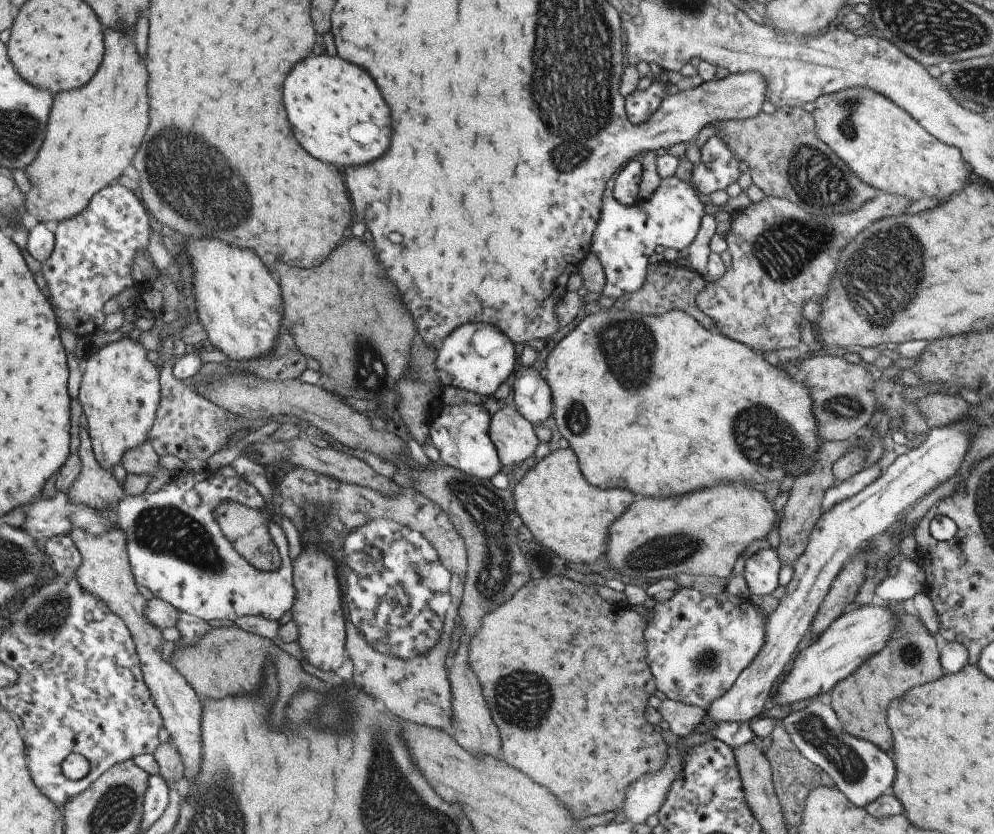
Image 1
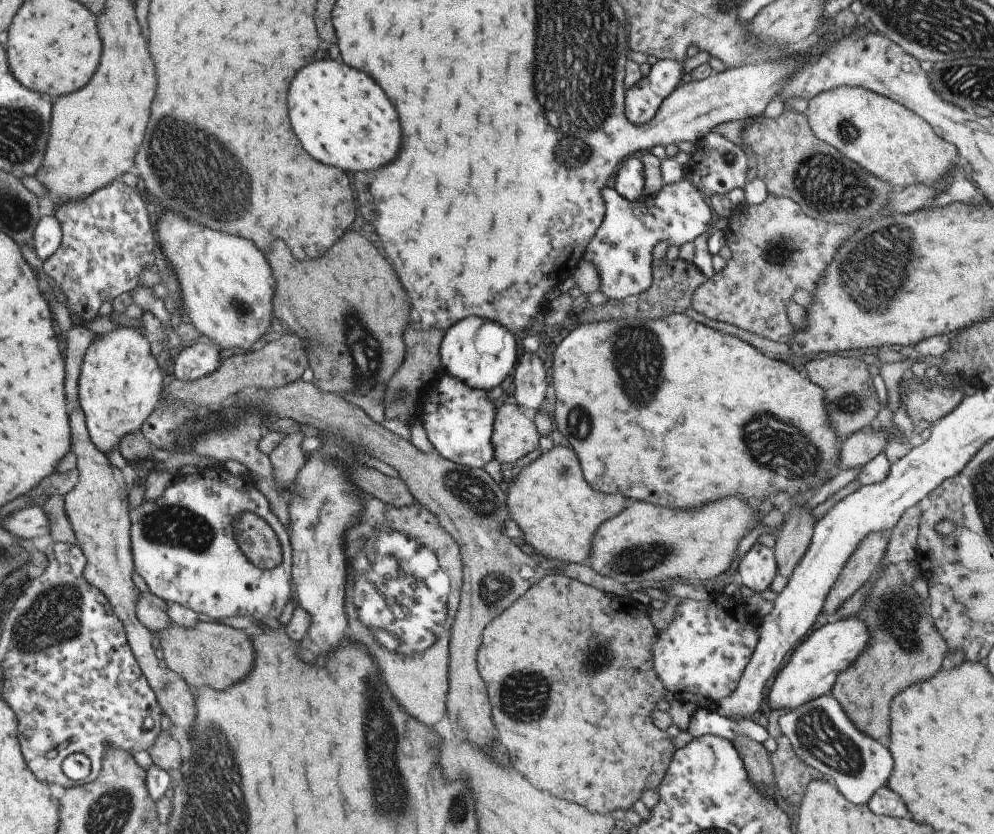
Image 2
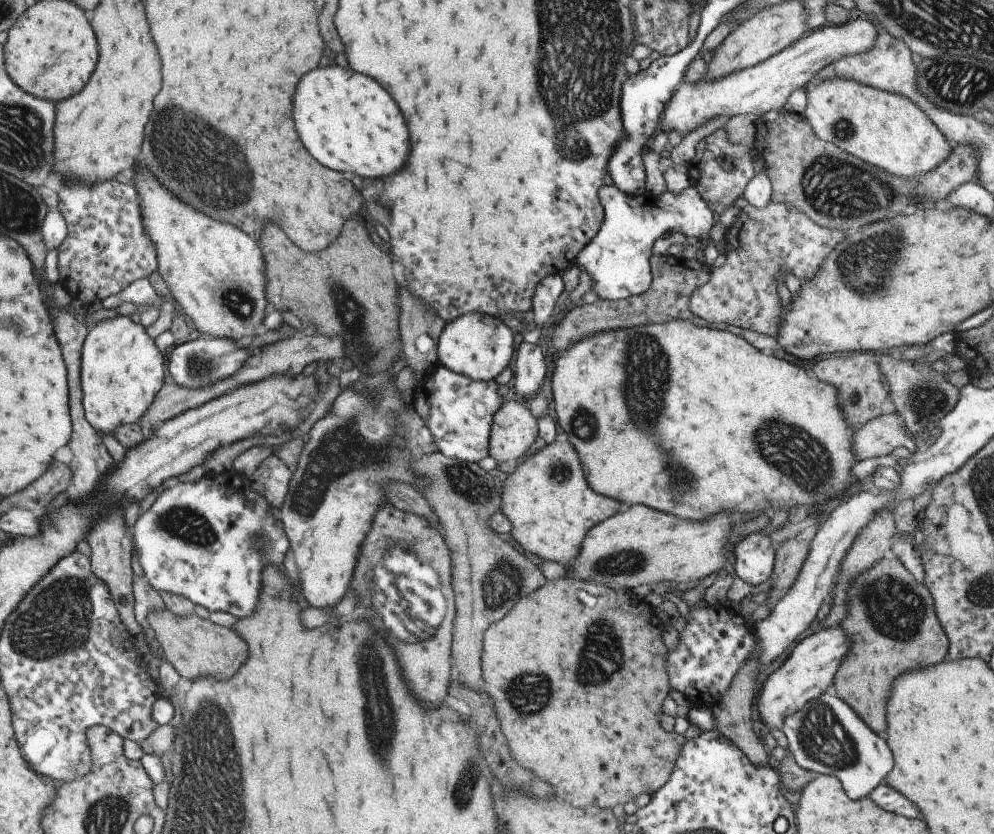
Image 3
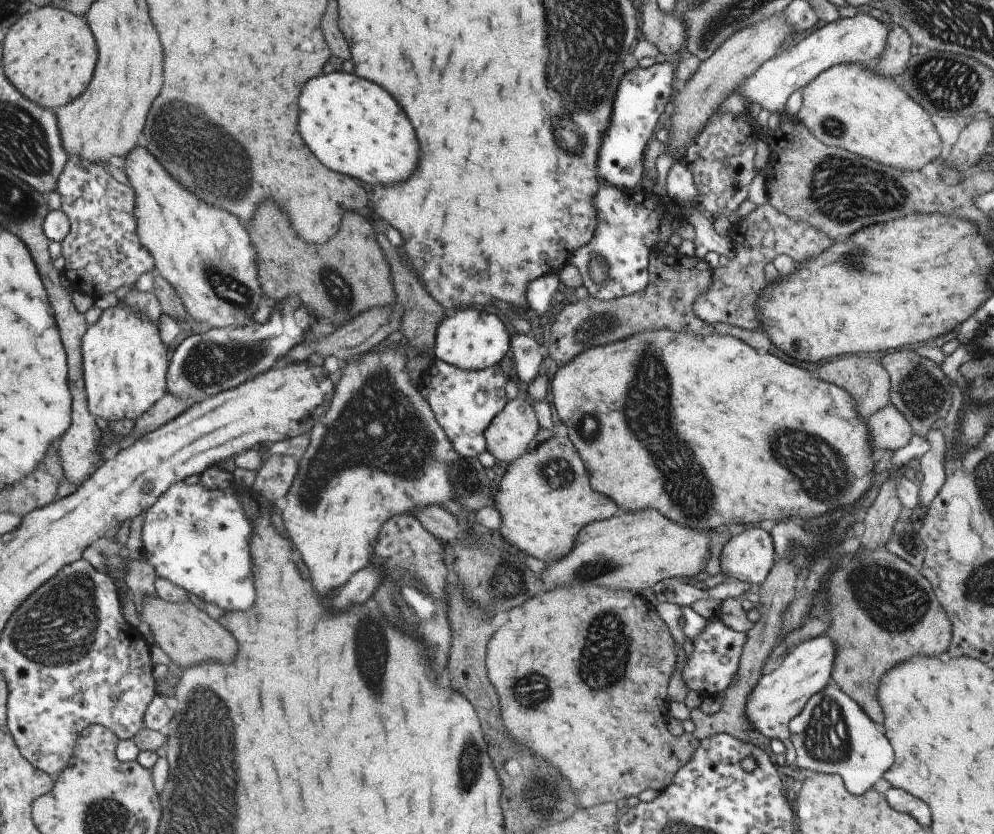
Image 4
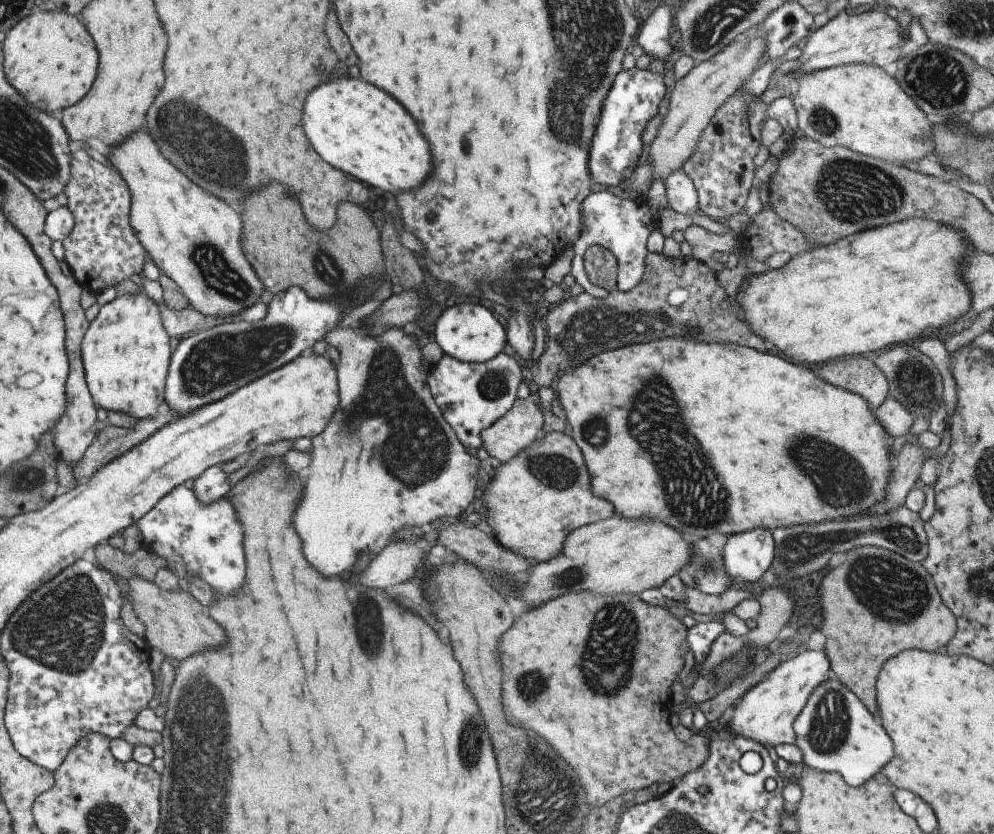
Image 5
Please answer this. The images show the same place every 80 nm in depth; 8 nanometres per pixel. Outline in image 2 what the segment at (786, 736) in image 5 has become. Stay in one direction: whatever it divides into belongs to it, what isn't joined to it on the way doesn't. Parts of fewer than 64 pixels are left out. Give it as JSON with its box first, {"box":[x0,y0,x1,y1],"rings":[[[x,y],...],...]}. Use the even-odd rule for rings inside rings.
{"box":[767,616,868,710],"rings":[[[859,616],[830,619],[819,629],[813,630],[789,655],[789,662],[772,678],[767,694],[770,710],[793,710],[822,694],[829,693],[836,676],[850,665],[868,645],[868,627]]]}

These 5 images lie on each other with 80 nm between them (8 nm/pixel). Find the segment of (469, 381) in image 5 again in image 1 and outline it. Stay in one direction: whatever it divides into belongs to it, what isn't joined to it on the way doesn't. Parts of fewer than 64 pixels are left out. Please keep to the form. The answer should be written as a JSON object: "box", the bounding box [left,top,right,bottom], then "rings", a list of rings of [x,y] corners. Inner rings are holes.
{"box":[426,401,501,479],"rings":[[[439,401],[431,412],[430,427],[426,430],[431,443],[439,453],[440,460],[477,478],[489,479],[501,471],[497,451],[489,438],[489,412],[478,404],[462,402],[442,405]]]}

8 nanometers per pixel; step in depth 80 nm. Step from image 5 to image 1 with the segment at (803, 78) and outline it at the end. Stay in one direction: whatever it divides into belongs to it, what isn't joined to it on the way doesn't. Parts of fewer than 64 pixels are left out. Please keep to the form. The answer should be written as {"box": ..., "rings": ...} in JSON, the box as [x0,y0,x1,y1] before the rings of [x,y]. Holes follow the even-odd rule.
{"box":[813,87,971,202],"rings":[[[849,87],[818,96],[813,102],[814,135],[866,184],[913,201],[927,196],[943,202],[971,181],[956,146],[937,140],[882,94],[865,87]]]}

